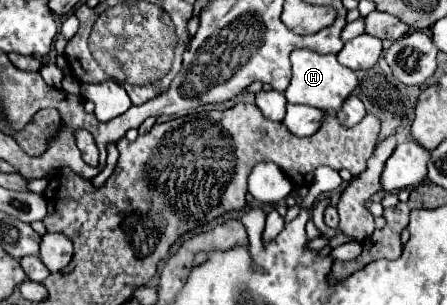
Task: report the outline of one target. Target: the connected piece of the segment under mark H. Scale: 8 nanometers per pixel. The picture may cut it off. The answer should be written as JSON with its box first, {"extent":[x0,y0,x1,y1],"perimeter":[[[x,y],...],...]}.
{"extent":[284,48,358,110],"perimeter":[[[298,48],[290,54],[290,60],[292,60],[292,80],[284,96],[292,104],[306,104],[320,110],[338,110],[358,84],[356,74],[350,68],[342,66],[332,54],[322,56],[314,50]]]}

